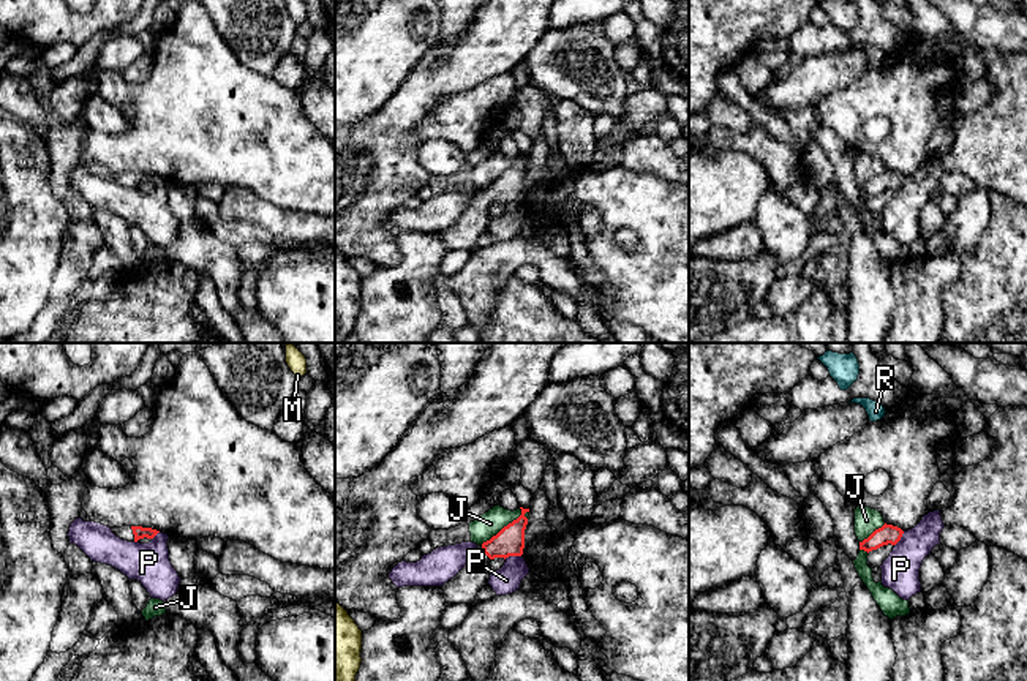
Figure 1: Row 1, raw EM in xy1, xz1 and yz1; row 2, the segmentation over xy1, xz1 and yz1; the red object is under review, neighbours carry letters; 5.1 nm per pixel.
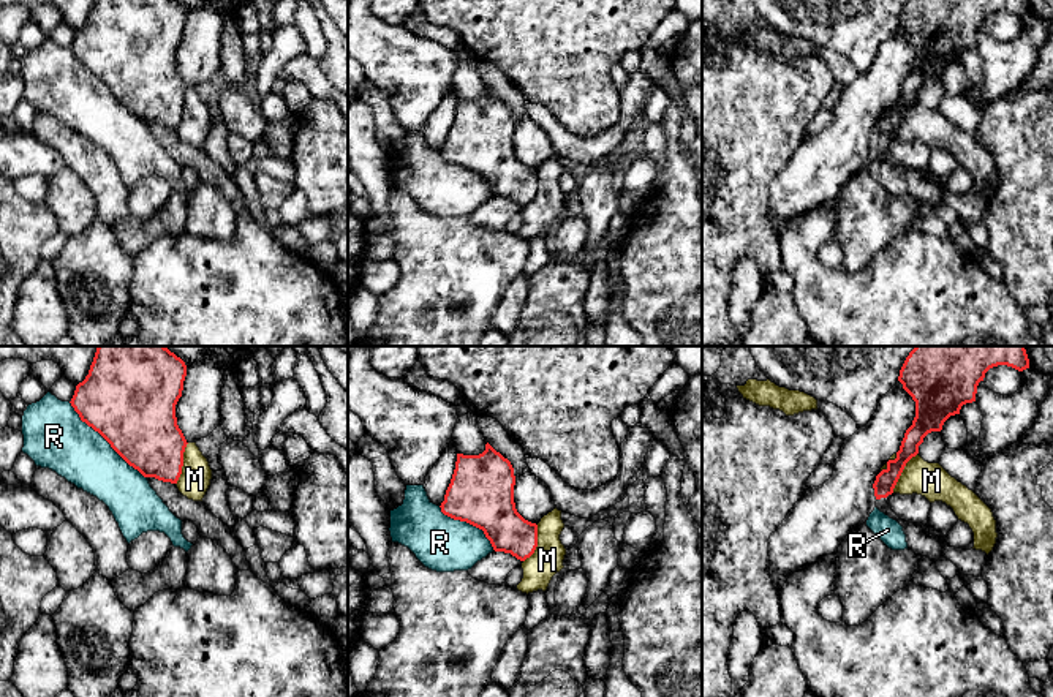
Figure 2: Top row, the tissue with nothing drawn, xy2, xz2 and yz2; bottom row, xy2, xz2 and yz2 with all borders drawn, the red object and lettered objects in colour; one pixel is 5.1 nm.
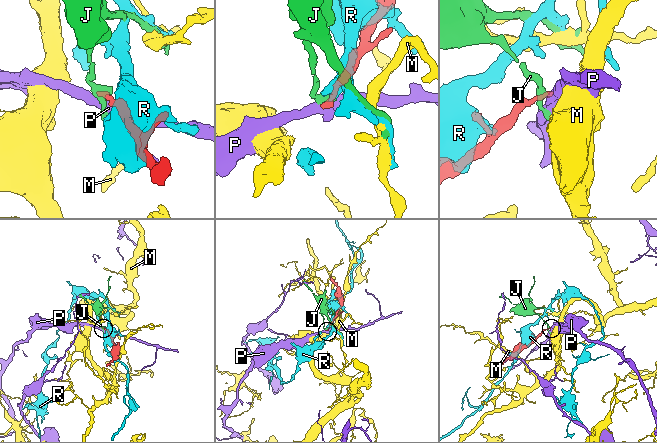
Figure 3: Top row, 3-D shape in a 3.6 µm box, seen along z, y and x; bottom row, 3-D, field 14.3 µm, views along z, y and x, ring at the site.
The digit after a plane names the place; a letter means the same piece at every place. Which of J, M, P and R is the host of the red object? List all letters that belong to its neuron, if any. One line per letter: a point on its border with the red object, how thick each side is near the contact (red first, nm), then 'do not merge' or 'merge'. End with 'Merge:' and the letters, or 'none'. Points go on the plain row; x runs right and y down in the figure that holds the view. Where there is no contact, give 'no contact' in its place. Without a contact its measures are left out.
J: meets red in xz1 at (504, 173); 150 nm thick on the red side, 120 nm on the other; do not merge
M: meets red in xy2 at (182, 109); 340 nm thick on the red side, 160 nm on the other; do not merge
P: meets red in xz1 at (512, 201); 150 nm thick on the red side, 140 nm on the other; do not merge
R: meets red in xy2 at (105, 84); 460 nm thick on the red side, 320 nm on the other; do not merge
Merge: none

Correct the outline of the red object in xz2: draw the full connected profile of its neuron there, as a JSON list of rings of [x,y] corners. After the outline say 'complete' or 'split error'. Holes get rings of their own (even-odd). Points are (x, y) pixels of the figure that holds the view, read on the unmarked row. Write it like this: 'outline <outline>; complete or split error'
outline [[[487,89],[479,101],[457,100],[440,153],[444,161],[482,175],[495,198],[525,207],[538,193],[538,171],[517,158],[514,131],[511,107]]]; complete

